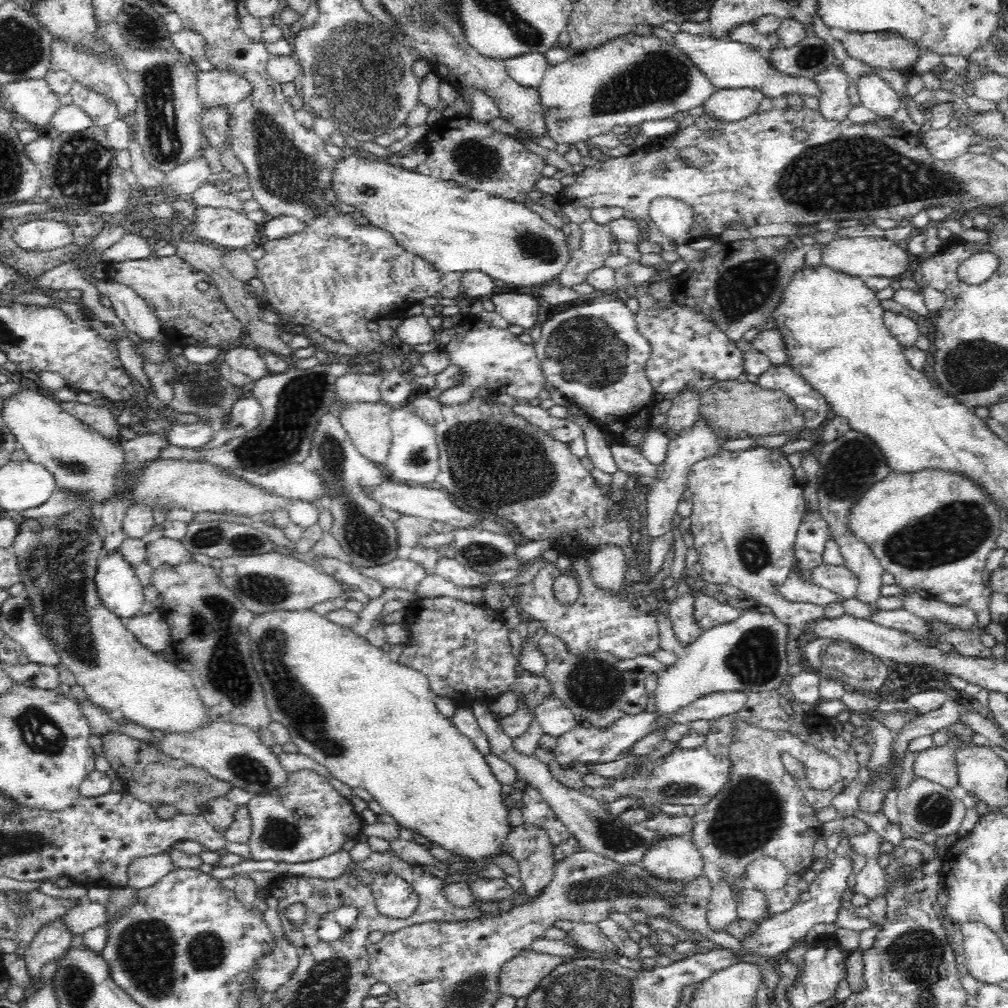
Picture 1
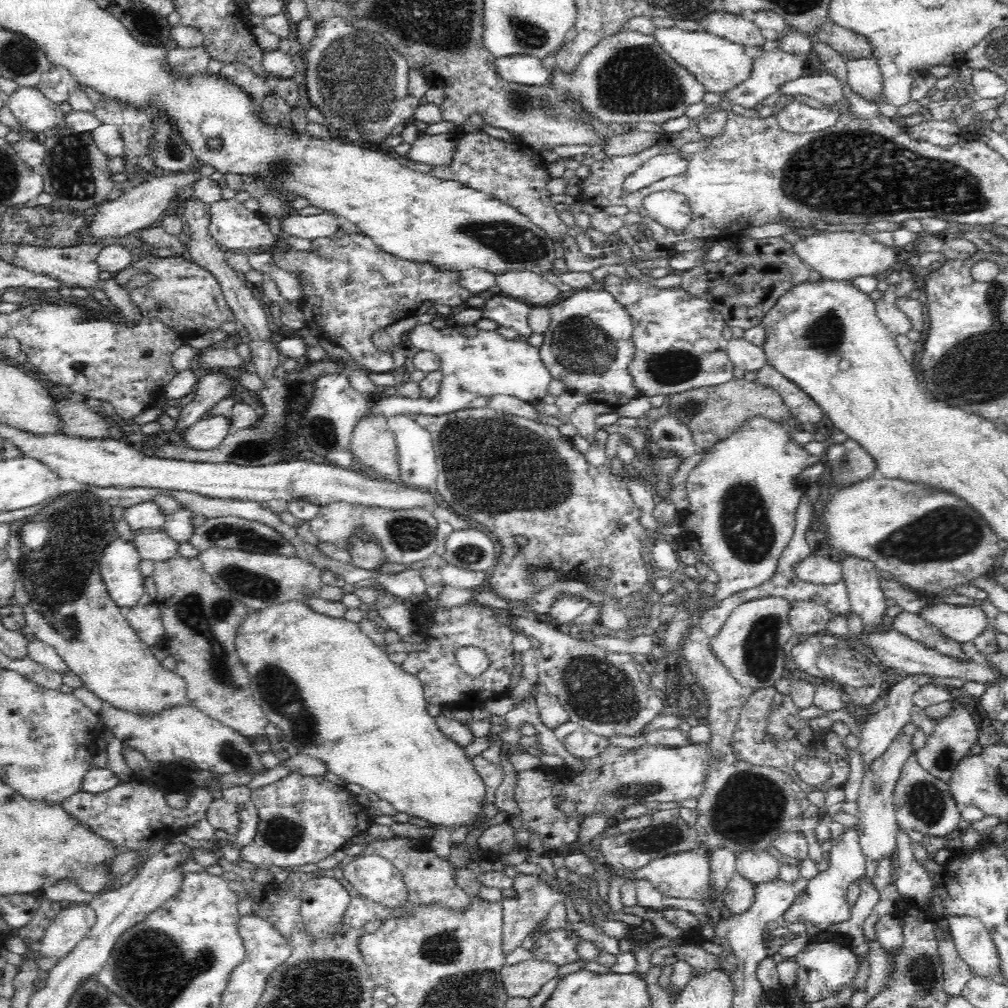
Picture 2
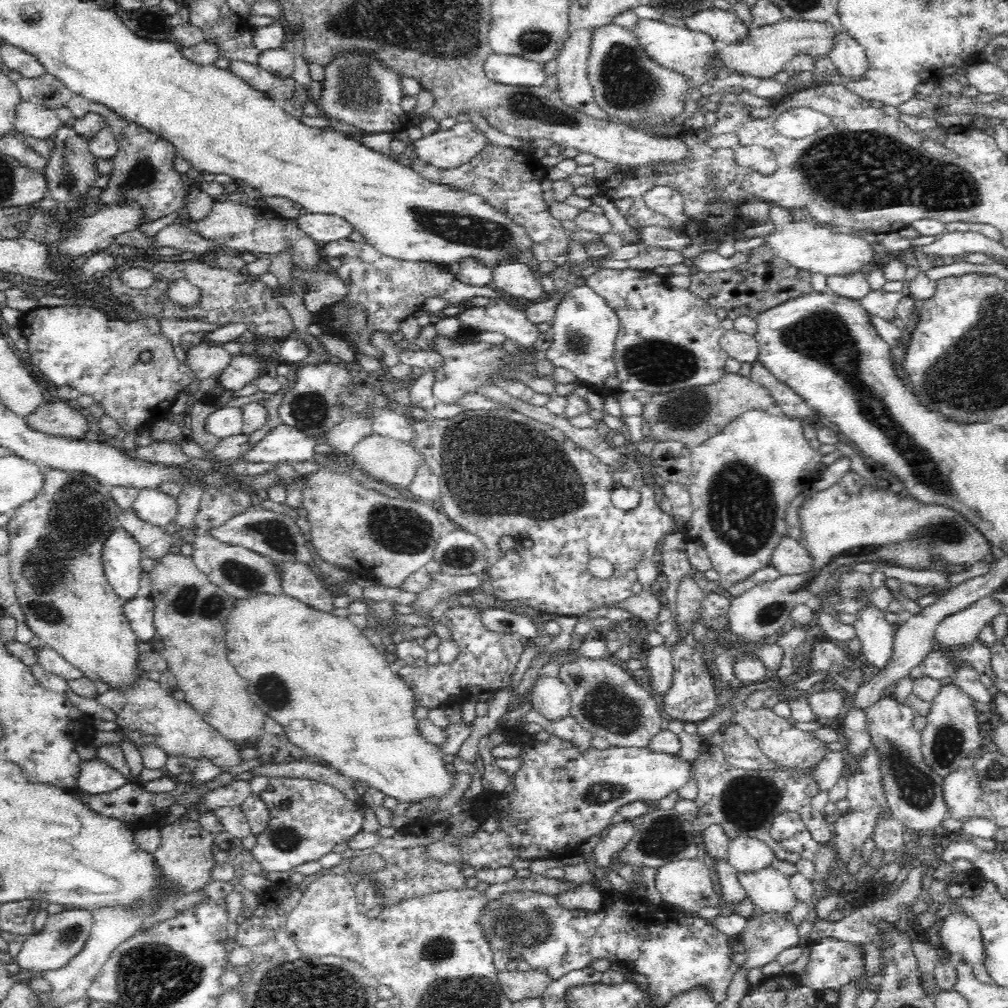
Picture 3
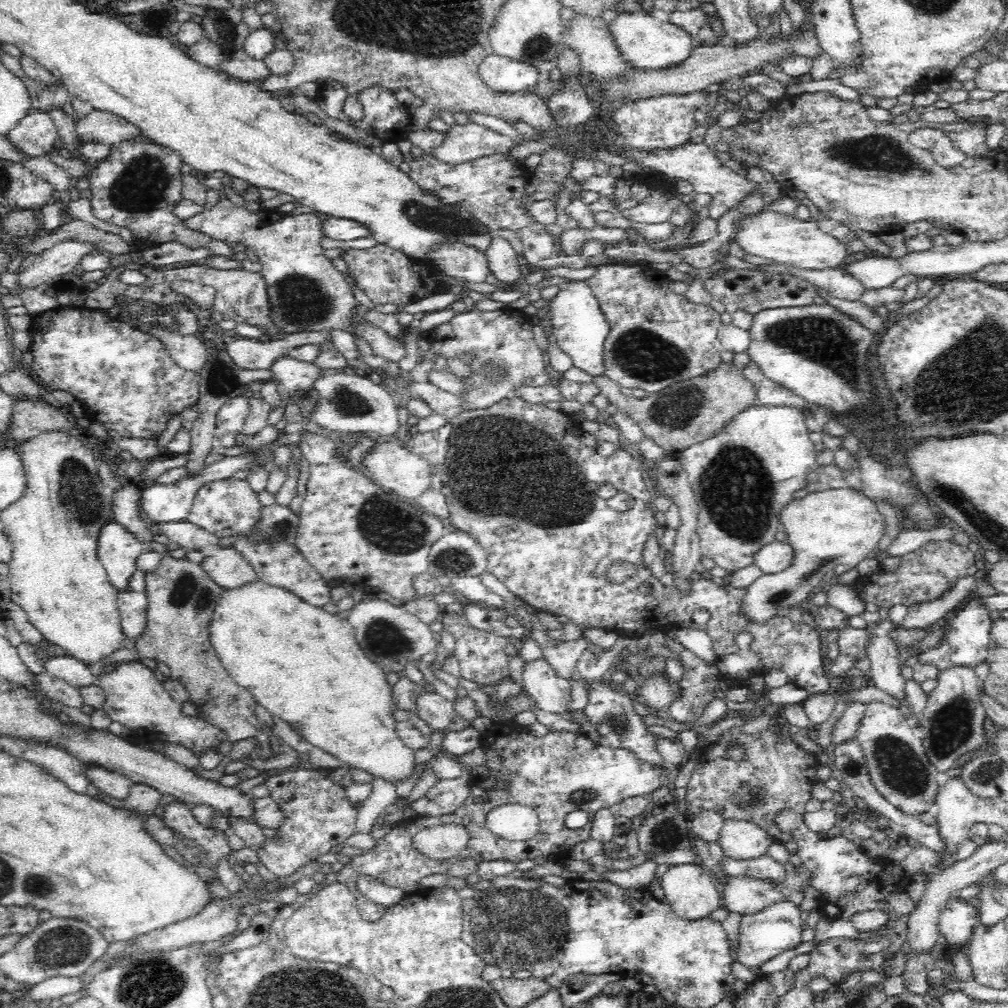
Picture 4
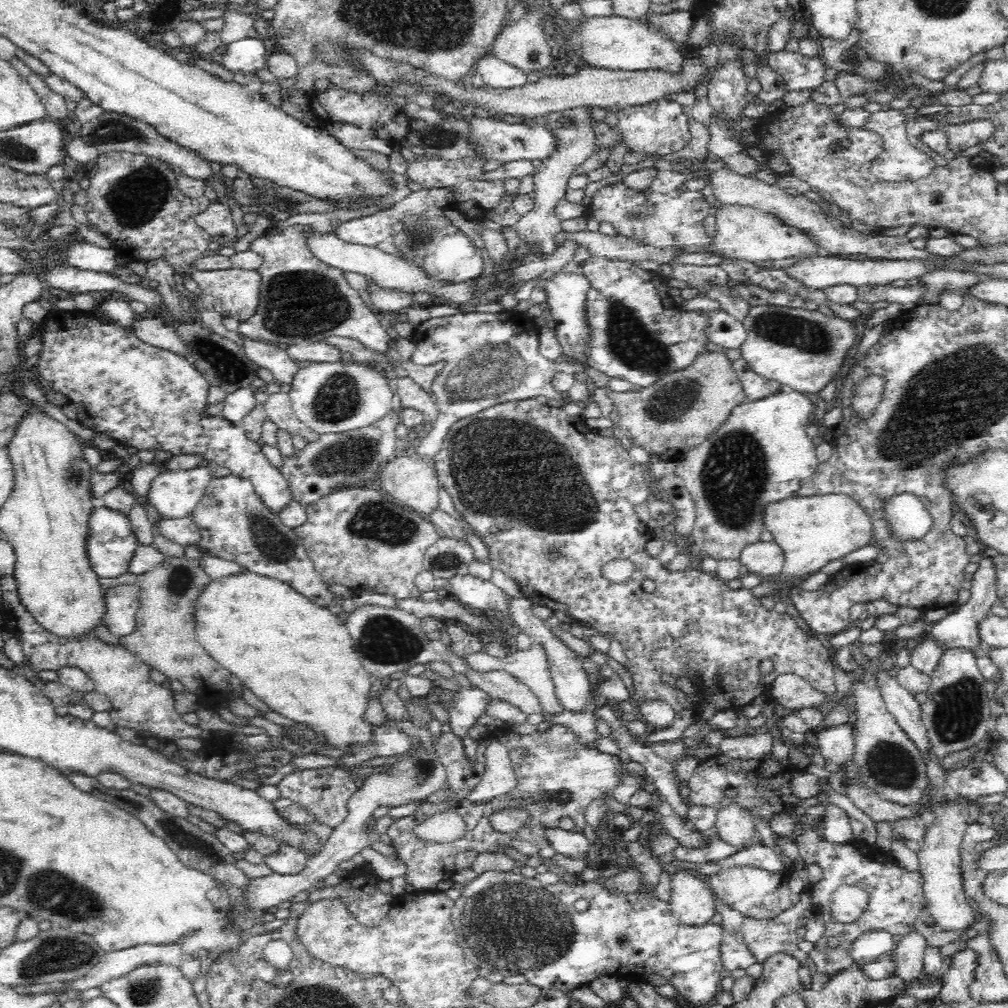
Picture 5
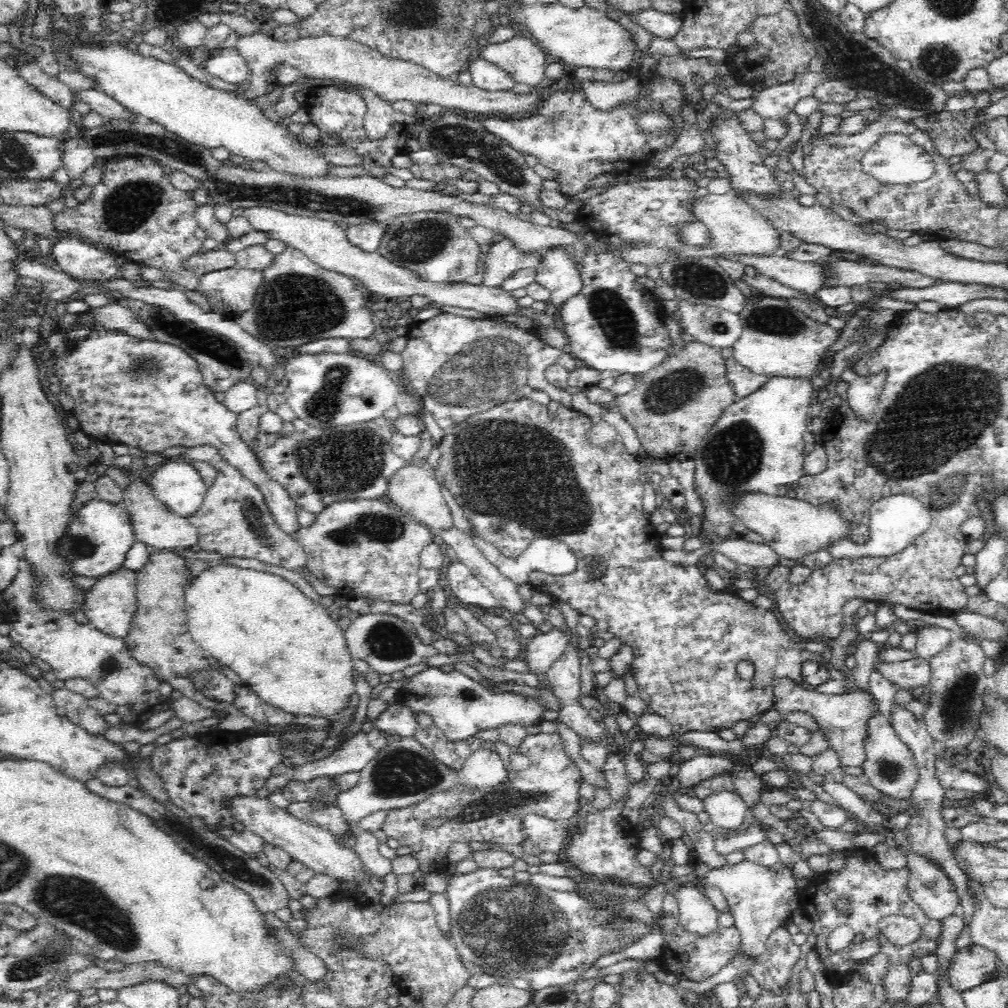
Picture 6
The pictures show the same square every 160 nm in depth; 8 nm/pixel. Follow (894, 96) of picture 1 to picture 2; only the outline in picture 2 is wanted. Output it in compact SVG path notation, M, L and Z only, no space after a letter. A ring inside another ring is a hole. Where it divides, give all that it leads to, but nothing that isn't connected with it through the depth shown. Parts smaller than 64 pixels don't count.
M859 58L845 60L848 74L847 83L856 94L874 102L884 102L879 98L881 91L881 72L877 62L872 58Z

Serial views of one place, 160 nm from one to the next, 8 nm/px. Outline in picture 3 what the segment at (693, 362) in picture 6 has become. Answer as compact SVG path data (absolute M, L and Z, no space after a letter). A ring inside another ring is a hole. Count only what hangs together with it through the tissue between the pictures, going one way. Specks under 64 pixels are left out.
M726 372L718 382L706 386L680 388L667 393L653 394L642 407L642 416L654 436L654 444L673 440L691 449L718 434L729 422L744 411L774 410L773 400L768 390L750 378Z

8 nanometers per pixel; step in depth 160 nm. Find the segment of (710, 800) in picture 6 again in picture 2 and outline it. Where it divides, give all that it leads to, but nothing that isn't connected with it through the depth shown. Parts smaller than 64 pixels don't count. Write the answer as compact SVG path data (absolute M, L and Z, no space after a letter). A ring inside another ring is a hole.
M742 850L736 858L736 871L754 884L778 879L780 867L778 860L767 850Z

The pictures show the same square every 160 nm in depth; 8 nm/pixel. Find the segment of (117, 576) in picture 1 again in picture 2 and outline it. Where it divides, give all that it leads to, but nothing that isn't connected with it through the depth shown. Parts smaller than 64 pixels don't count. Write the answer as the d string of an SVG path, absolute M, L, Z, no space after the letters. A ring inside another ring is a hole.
M117 536L103 550L100 570L110 597L126 609L137 605L143 595L140 553L136 544Z

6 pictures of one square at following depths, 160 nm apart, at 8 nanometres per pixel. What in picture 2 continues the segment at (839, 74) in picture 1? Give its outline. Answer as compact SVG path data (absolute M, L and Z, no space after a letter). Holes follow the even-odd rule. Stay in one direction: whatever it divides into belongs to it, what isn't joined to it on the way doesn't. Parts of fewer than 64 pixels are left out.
M823 71L802 76L790 82L779 84L777 91L782 95L808 95L823 104L835 103L843 96L842 84L833 75ZM790 107L777 114L777 122L784 133L804 134L826 130L837 121L837 112L833 108L810 110Z

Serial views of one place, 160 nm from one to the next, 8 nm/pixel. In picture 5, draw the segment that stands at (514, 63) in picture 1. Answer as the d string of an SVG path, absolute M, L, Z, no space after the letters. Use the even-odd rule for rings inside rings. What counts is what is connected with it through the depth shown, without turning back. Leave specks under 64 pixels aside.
M491 52L478 60L474 73L481 75L486 86L497 89L514 89L527 82L524 72L498 60Z

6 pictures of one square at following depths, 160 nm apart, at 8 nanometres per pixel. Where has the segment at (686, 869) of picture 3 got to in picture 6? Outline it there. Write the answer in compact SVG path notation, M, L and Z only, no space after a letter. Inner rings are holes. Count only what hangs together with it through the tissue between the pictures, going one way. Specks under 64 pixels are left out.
M682 886L676 893L678 902L678 922L696 936L712 936L720 930L719 913L698 887Z

